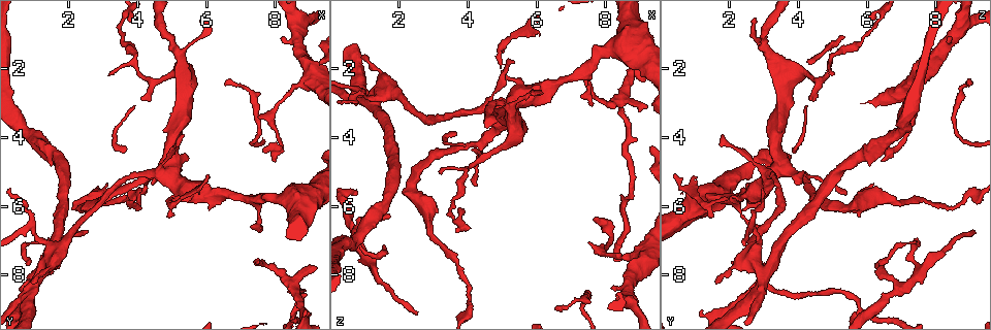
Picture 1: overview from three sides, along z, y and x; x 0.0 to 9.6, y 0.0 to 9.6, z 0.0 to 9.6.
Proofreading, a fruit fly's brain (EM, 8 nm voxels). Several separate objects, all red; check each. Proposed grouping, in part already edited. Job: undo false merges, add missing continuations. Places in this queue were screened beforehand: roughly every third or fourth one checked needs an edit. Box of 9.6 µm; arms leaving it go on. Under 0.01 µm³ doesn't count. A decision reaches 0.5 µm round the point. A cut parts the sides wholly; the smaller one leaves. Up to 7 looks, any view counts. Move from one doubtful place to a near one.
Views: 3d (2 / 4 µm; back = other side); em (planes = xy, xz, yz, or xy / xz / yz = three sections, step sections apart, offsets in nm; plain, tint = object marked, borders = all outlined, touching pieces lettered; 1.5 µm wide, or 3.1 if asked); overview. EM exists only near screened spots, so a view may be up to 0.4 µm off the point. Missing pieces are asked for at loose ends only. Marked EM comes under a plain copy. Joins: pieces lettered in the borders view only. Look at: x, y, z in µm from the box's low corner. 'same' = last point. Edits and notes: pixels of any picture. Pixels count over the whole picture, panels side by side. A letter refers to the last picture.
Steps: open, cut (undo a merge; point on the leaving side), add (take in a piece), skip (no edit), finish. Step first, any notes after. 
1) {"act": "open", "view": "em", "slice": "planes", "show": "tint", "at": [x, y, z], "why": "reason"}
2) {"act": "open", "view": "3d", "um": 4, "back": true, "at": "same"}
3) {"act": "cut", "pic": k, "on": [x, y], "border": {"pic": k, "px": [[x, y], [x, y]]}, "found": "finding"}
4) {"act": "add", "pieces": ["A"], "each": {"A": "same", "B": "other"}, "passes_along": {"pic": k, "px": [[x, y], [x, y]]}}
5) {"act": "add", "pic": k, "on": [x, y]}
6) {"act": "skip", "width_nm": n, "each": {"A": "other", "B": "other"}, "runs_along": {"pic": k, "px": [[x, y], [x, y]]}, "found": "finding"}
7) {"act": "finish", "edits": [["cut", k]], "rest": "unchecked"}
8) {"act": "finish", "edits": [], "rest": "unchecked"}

{"act": "open", "view": "3d", "um": 4, "at": [0.90, 6.60, 2.70], "why": "sharp bend"}

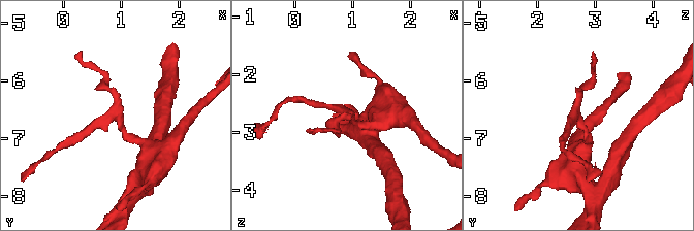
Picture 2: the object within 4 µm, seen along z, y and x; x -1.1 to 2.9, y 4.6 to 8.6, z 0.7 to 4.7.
{"act": "open", "view": "em", "slice": "planes", "show": "tint", "at": [0.95, 6.60, 2.70], "arms": 3, "why": "shape alone is not enough"}

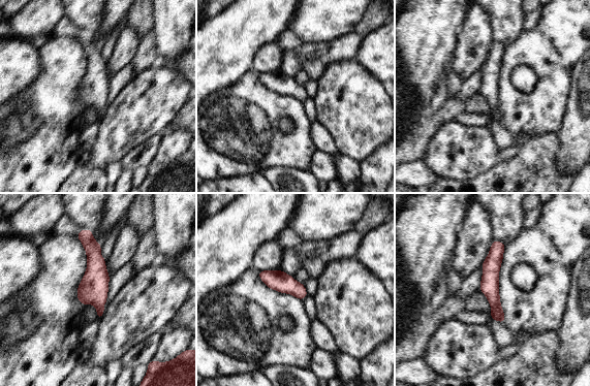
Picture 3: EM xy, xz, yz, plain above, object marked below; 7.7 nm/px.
{"act": "open", "view": "em", "slice": "planes", "show": "borders", "at": "same", "why": "what lies round it"}

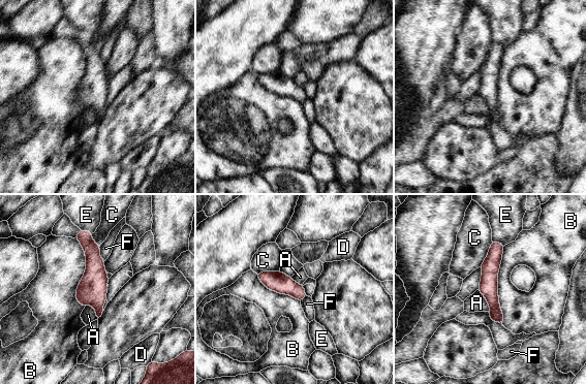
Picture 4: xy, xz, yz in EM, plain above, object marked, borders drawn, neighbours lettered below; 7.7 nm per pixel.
{"act": "skip", "longest_contact_nm": ["B", 600], "each": {"A": "other", "B": "other", "C": "other", "D": "other", "E": "other", "F": "other"}, "border": {"pic": 4, "px": [[504, 246], [497, 289], [502, 324]]}, "found": "one neuron here"}

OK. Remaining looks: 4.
{"act": "open", "view": "3d", "um": 4, "at": [4.30, 5.70, 5.40], "why": "branch stops here"}

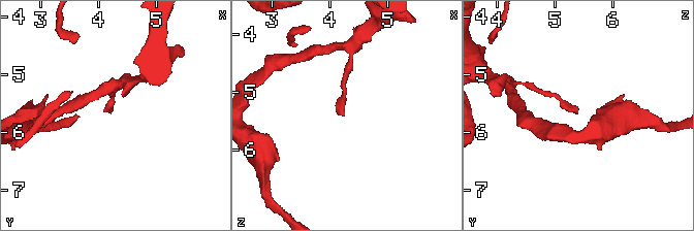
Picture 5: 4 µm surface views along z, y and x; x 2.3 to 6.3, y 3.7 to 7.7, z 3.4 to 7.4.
{"act": "open", "view": "em", "slice": "xy", "step": 8, "show": "tint", "at": [4.25, 5.65, 5.40]}

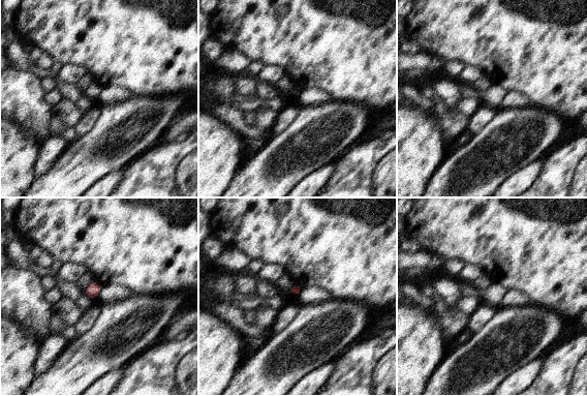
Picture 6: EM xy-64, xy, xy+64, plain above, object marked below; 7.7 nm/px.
{"act": "open", "view": "em", "slice": "planes", "show": "borders", "at": "same"}

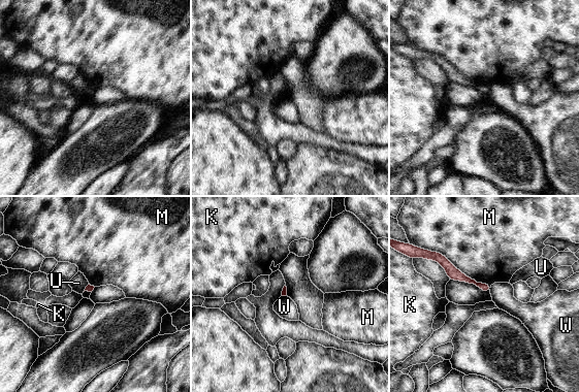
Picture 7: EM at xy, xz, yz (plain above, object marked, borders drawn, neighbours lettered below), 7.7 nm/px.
{"act": "skip", "longest_contact_nm": ["M", 550], "each": {"K": "other", "M": "other", "U": "other", "W": "other"}, "runs_along": {"pic": 7, "px": [[439, 259], [456, 274], [487, 288]]}, "found": "no lettered piece goes on from it"}

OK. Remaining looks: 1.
{"act": "open", "view": "em", "slice": "planes", "show": "borders", "at": [1.80, 7.75, 6.25], "why": "tapers out"}

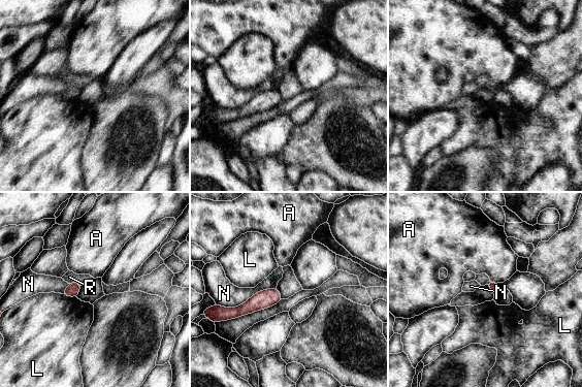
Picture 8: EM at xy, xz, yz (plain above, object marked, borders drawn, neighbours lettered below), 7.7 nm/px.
{"act": "skip", "longest_contact_nm": ["N", 480], "each": {"A": "other", "L": "other", "N": "other", "R": "other"}, "border": {"pic": 8, "px": [[69, 283], [76, 282], [81, 285]]}, "found": "none of them fits"}

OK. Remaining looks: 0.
{"act": "finish", "edits": [], "rest": "unchecked"}

